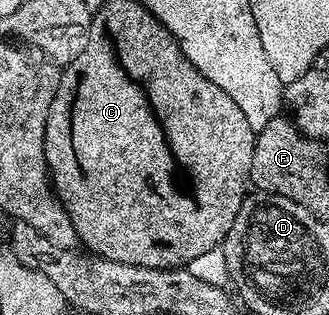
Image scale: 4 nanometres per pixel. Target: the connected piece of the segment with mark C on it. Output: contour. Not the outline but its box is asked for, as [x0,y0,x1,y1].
[45,21,209,270]

